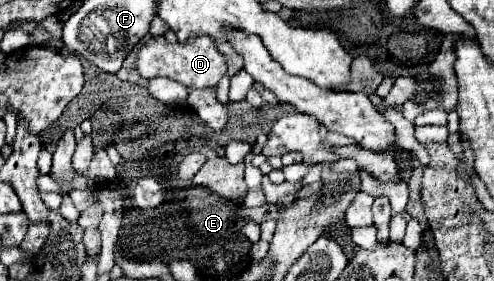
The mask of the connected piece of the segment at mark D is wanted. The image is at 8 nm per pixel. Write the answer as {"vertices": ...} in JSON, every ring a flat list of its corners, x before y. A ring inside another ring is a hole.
{"vertices":[[152,37,146,45,142,45,136,61,136,69,142,77,170,77,174,81,184,83,186,87,214,87,226,75,226,59,216,49,216,43,210,37,194,37,188,43,168,43,164,37]]}

